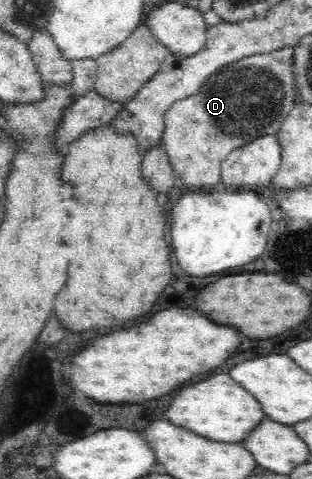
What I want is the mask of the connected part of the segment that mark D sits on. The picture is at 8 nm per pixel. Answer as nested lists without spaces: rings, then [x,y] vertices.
[[[293,48],[283,49],[249,57],[229,63],[206,80],[195,95],[176,101],[166,111],[162,142],[177,175],[178,183],[185,189],[214,189],[221,184],[221,164],[229,152],[251,143],[258,136],[273,135],[279,131],[286,115],[293,109],[296,98],[294,73],[292,70]]]

